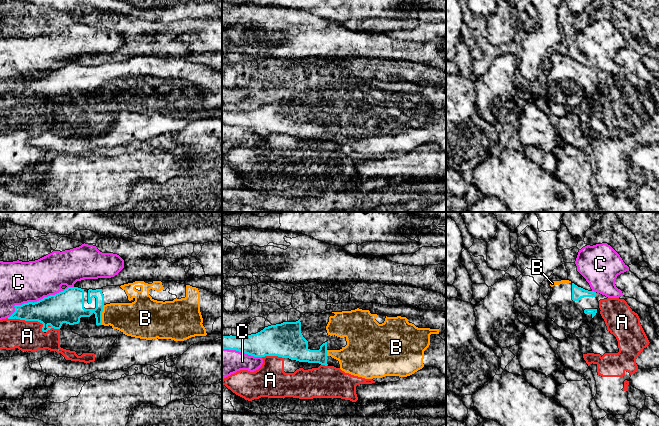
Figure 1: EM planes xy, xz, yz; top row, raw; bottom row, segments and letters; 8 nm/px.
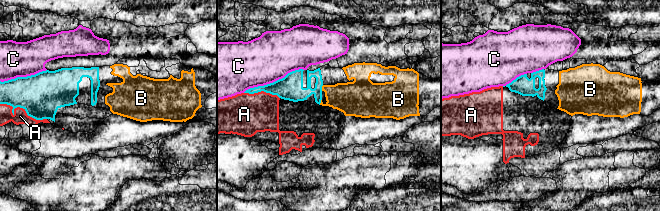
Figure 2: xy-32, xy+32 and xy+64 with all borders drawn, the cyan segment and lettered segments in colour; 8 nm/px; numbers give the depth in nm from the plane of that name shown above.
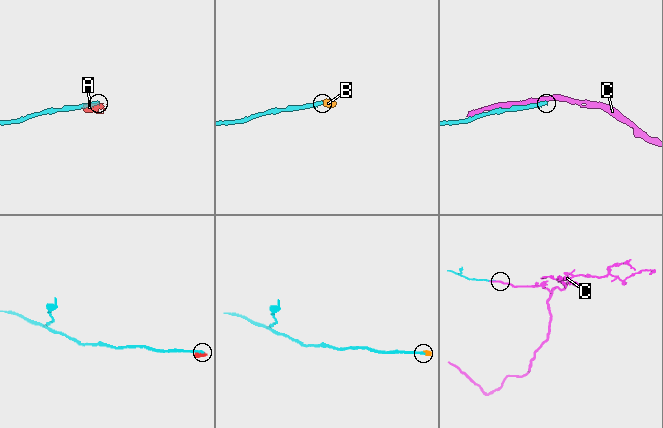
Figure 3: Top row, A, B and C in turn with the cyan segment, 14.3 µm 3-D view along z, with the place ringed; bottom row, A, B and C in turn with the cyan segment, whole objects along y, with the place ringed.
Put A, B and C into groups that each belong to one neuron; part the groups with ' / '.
A / B / C

